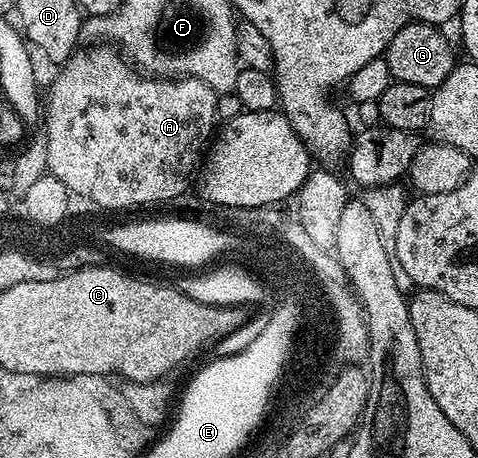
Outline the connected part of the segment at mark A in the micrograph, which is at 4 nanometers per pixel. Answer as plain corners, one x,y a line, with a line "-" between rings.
100,42
95,46
88,46
88,49
83,52
83,50
77,50
73,52
72,56
67,60
65,64
59,69
60,72
56,77
52,80
52,89
47,89
46,92
46,103
42,108
42,129
44,128
44,132
42,132
42,138
46,142
46,162
48,163
48,172
54,178
58,178
58,182
62,182
62,186
66,186
69,190
69,193
73,197
81,196
84,200
89,200
92,204
97,204
100,208
140,208
143,204
164,204
167,200
176,200
180,195
183,194
184,191
188,188
188,183
193,183
194,173
197,171
198,165
201,163
202,157
205,155
206,149
209,147
210,141
214,136
214,129
218,124
218,117
216,115
216,98
218,95
217,89
211,88
208,85
208,81
206,80
198,80
194,76
185,76
183,78
171,78
172,80
152,80
156,78
149,78
147,75
141,74
111,43
108,42

